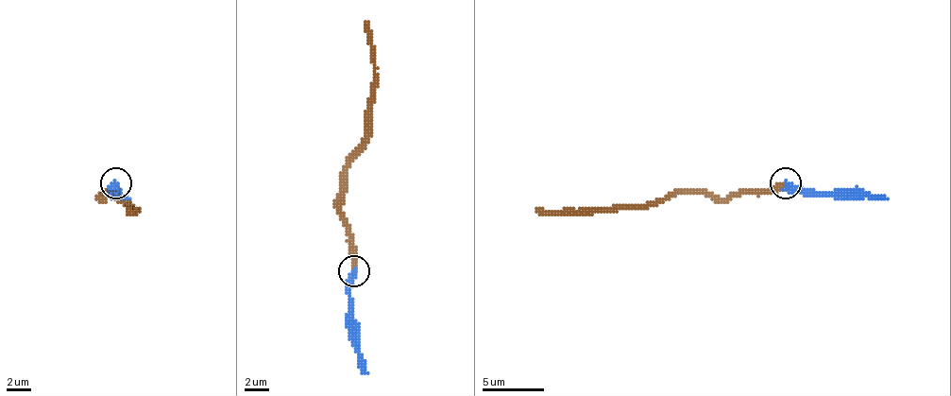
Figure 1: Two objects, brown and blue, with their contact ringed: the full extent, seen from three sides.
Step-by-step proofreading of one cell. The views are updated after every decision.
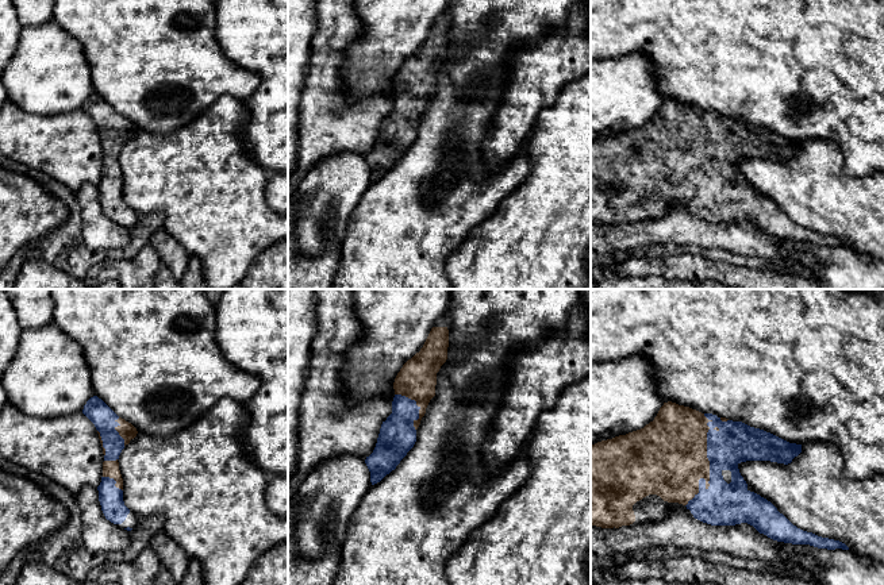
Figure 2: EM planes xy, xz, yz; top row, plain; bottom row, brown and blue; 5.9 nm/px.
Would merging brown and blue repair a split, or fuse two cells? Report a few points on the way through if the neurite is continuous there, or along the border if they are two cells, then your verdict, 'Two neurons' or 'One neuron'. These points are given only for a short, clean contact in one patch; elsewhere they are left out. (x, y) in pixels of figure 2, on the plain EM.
One neuron

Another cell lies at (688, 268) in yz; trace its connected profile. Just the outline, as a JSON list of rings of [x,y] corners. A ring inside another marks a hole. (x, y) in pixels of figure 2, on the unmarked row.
[[[695,250],[688,254],[665,255],[662,258],[630,257],[620,265],[603,266],[603,269],[604,276],[656,276],[669,281],[693,284],[712,281],[737,289],[831,289],[819,280],[804,277],[796,272],[712,262]]]

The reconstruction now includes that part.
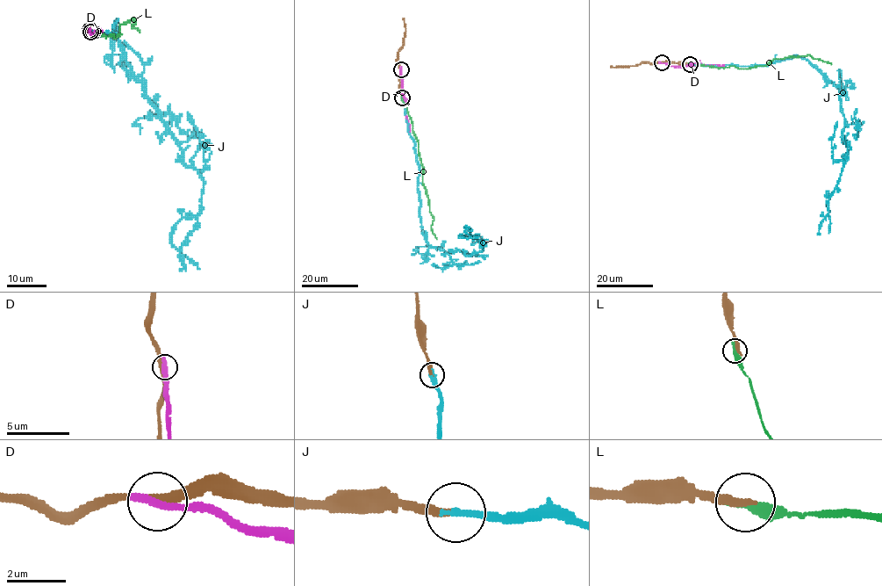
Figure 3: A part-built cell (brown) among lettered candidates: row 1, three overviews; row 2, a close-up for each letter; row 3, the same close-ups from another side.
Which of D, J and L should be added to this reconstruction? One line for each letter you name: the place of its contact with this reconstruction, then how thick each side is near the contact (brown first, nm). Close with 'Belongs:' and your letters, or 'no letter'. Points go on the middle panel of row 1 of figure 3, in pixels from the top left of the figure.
J: contact (403, 98); calibres 280 and 280 nm
Belongs: J

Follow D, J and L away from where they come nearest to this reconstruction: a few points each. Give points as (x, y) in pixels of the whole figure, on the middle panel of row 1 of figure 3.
D: (401, 69), (409, 133)
J: (403, 98), (419, 166), (426, 242), (469, 255), (482, 249), (480, 242), (459, 235), (479, 236)
L: (402, 97), (417, 141), (423, 184), (433, 216), (431, 230), (437, 239)

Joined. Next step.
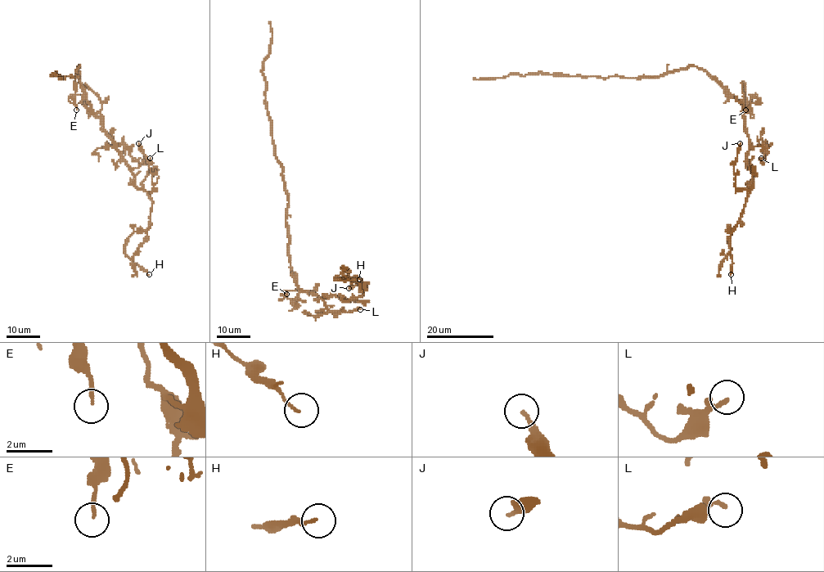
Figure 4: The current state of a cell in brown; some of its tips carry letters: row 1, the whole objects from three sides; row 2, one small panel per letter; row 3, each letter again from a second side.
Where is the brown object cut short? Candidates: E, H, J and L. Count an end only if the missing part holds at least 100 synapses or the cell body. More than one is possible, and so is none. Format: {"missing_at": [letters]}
{"missing_at": []}

